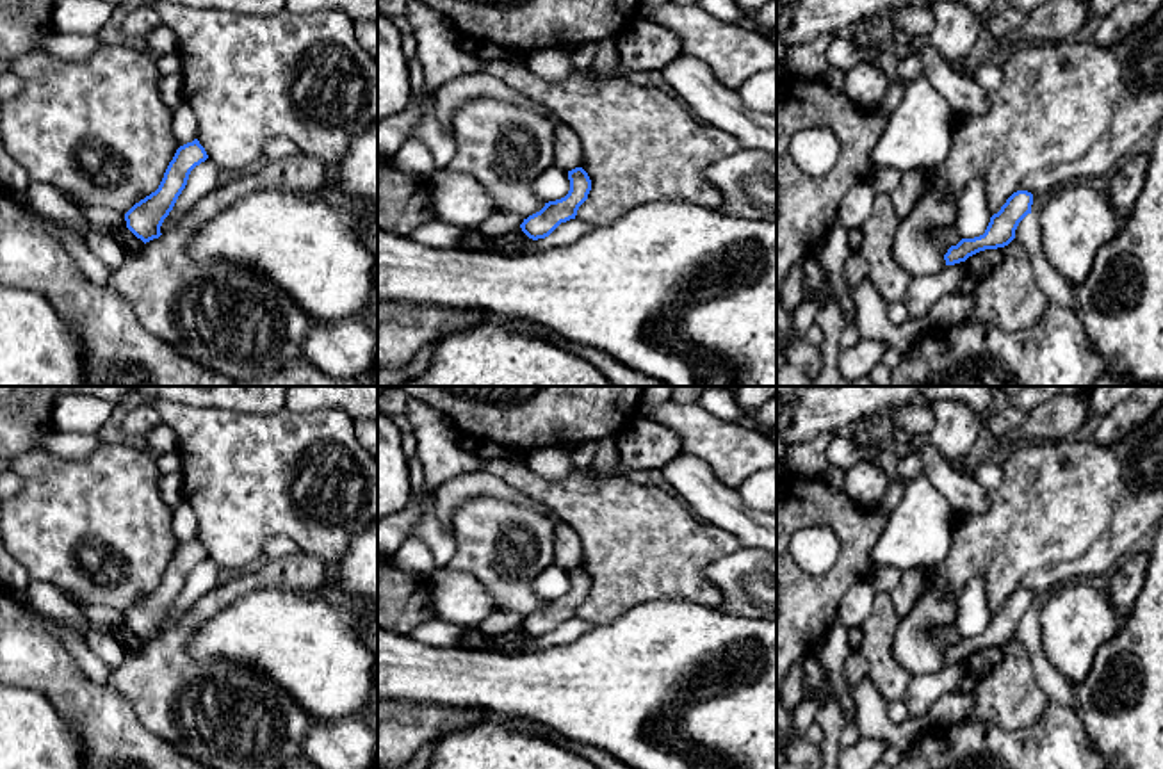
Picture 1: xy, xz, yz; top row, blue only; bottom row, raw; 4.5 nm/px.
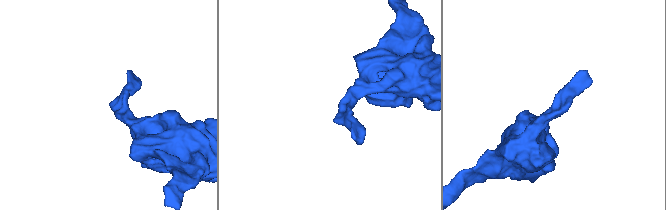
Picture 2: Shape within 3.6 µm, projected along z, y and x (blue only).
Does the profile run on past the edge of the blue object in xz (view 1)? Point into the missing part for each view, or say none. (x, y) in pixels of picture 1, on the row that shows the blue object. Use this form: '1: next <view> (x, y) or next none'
1: next none

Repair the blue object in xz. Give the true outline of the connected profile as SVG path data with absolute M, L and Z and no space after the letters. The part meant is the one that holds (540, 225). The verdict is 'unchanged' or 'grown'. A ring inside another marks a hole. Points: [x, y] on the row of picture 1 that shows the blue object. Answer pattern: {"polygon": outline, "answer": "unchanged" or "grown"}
{"polygon": "M582 167L568 171L570 190L565 198L549 201L545 206L524 219L522 231L533 239L549 237L561 223L575 219L579 206L588 199L591 180Z", "answer": "unchanged"}

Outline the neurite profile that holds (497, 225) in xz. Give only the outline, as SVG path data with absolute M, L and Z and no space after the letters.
M495 214L490 219L486 219L484 223L481 223L479 226L476 226L476 230L481 233L481 239L484 244L520 228L520 224L524 223L524 219L520 215L500 215Z

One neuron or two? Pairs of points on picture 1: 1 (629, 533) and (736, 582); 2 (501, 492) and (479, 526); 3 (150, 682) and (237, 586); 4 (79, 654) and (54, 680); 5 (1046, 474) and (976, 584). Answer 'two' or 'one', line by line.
1: two
2: two
3: one
4: two
5: two

